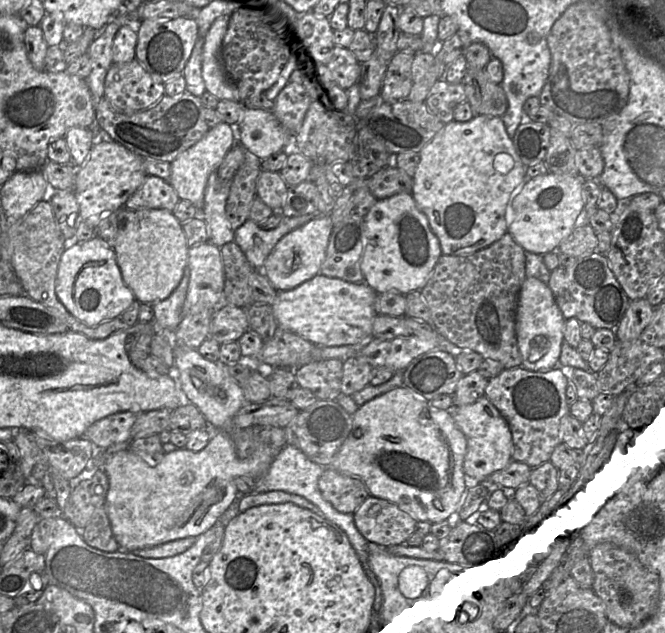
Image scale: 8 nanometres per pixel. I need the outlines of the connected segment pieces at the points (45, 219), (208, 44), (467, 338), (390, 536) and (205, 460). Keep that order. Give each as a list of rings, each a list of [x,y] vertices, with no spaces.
[[[38,202],[24,216],[10,224],[8,237],[12,246],[11,265],[25,294],[48,307],[68,326],[69,330],[81,333],[91,339],[105,339],[119,331],[128,334],[128,329],[132,326],[127,325],[121,317],[115,317],[97,326],[87,326],[71,315],[58,299],[55,284],[60,258],[65,249],[65,238],[57,225],[49,202]]]
[[[230,15],[217,18],[205,38],[198,38],[196,42],[203,42],[202,78],[206,90],[219,100],[239,101],[238,92],[228,80],[221,60],[222,42],[229,18]]]
[[[505,233],[499,240],[470,255],[441,255],[425,286],[420,290],[432,317],[434,329],[460,350],[472,350],[484,359],[500,362],[505,369],[521,367],[516,338],[516,310],[521,286],[526,279],[525,252]]]
[[[373,496],[366,499],[353,517],[361,535],[384,548],[406,546],[418,529],[418,521],[410,513]]]
[[[215,431],[207,446],[199,452],[180,448],[153,456],[140,456],[128,448],[109,455],[103,467],[109,481],[105,508],[120,551],[133,553],[184,538],[197,538],[211,528],[233,502],[239,501],[234,479],[238,476],[261,477],[274,458],[273,449],[254,441],[251,455],[239,459],[233,439],[225,431]]]

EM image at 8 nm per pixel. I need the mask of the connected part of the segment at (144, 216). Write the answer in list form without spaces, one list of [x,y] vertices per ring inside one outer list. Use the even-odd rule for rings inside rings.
[[[124,209],[120,212],[119,228],[114,252],[123,281],[132,290],[135,299],[143,303],[154,303],[167,298],[179,285],[187,267],[188,244],[182,224],[171,211],[165,209]]]

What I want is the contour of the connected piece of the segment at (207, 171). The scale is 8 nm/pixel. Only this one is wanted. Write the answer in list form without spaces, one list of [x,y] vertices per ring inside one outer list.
[[[221,122],[210,128],[197,143],[180,153],[171,163],[170,185],[180,199],[188,200],[195,206],[195,218],[203,220],[202,208],[208,178],[218,169],[225,155],[233,146],[231,127],[227,123]]]

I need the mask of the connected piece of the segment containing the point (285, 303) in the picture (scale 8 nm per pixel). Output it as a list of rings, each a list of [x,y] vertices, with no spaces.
[[[322,274],[315,275],[298,287],[277,292],[272,304],[278,327],[293,332],[319,347],[363,344],[372,336],[376,317],[374,303],[377,293],[366,283],[349,283]]]

